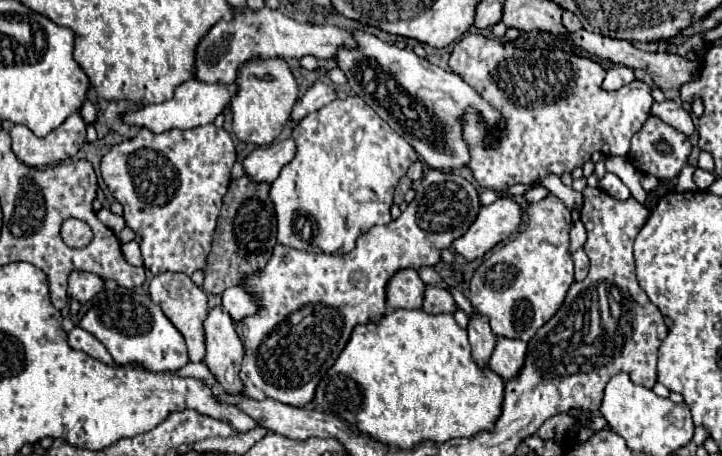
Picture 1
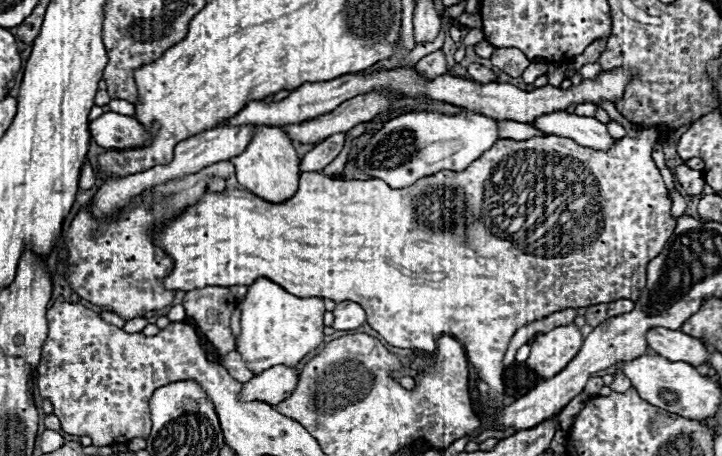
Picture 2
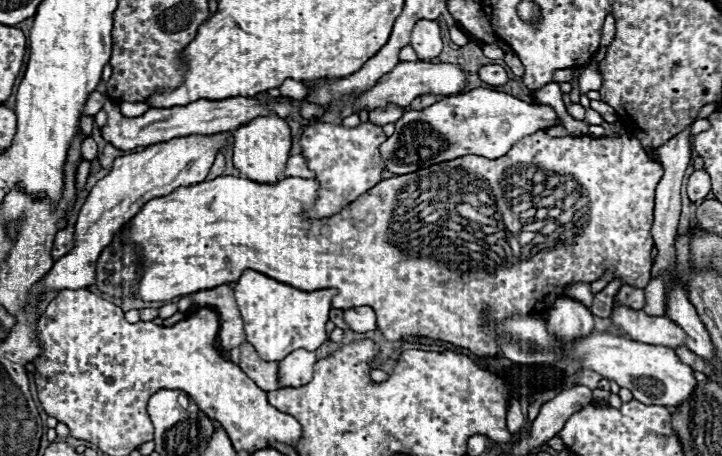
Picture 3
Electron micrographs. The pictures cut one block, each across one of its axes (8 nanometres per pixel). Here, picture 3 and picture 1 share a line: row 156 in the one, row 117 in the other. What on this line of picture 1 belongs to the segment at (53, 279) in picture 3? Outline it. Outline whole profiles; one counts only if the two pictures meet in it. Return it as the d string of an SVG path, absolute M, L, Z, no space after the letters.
M186 80L182 82L176 90L172 100L160 102L160 104L150 104L150 106L142 106L134 112L126 112L122 114L122 122L128 126L138 126L138 128L148 128L154 134L162 134L168 132L172 128L178 130L192 130L204 124L214 122L214 118L226 108L226 104L232 100L236 92L236 86L222 86L222 84L200 84L198 80Z

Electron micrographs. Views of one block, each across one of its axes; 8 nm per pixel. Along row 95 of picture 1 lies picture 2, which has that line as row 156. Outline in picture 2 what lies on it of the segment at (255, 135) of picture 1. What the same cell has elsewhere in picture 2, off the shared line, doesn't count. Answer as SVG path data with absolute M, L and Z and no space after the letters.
M258 126L248 148L242 154L234 156L230 162L236 166L236 178L242 184L242 188L246 188L248 192L256 194L262 200L282 204L284 200L296 194L300 176L300 158L288 136L284 136L284 132L280 132L278 128Z

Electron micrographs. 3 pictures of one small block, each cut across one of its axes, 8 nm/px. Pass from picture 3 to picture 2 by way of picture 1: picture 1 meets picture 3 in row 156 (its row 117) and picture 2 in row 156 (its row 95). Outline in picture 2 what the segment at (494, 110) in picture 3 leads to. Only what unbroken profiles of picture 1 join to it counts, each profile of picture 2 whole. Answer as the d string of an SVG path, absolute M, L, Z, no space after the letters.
M462 110L458 116L446 116L436 112L410 112L386 122L372 134L370 142L358 152L356 168L370 178L384 180L390 188L408 188L418 178L434 176L442 170L462 172L484 154L498 138L496 120L480 116L470 110Z

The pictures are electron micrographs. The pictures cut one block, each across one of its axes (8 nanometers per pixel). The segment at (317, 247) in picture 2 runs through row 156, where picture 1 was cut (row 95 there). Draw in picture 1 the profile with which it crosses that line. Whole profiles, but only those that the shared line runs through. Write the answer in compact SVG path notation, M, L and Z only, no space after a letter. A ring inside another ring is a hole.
M468 32L454 44L448 66L502 116L498 128L492 128L474 108L462 114L462 138L470 152L468 168L482 188L496 192L506 192L514 184L532 184L548 174L572 172L594 152L626 156L630 138L652 114L654 98L648 84L632 82L620 90L602 90L606 68L562 48L522 50L498 38ZM498 130L504 132L502 138L496 136Z

